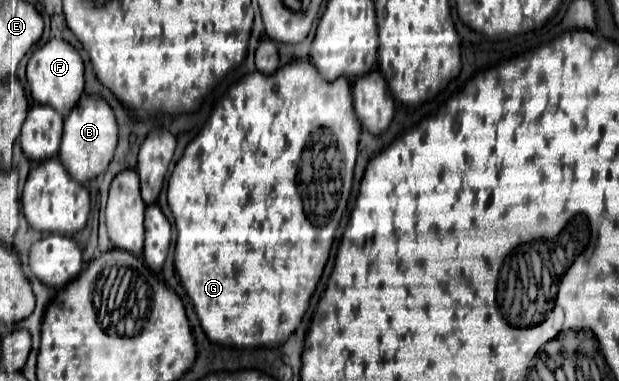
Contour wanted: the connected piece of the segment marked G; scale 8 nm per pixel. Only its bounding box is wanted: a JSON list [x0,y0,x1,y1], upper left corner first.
[168,60,360,348]

